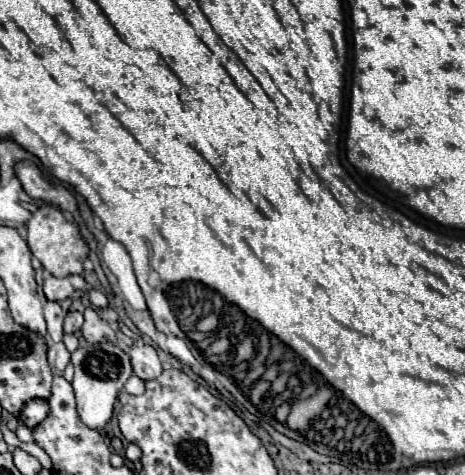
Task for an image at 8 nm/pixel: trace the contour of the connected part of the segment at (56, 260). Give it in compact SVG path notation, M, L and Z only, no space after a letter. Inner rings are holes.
M52 204L40 206L32 218L26 222L26 234L28 234L28 248L30 252L42 262L42 266L56 278L64 278L70 274L82 274L84 262L88 258L88 244L80 234L80 228L70 222L64 212Z

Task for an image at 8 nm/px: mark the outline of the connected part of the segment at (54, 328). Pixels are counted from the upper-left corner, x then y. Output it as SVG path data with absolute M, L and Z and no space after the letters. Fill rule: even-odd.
M46 302L44 304L44 316L46 316L48 334L50 334L52 342L62 342L62 336L64 336L62 324L64 324L66 310L62 310L58 302Z

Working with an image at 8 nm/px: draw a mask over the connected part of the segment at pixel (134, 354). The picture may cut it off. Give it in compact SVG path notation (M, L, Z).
M142 344L142 346L132 346L130 348L130 358L132 358L132 368L134 374L142 380L152 380L158 378L162 374L162 364L160 358L156 354L156 350L150 344Z

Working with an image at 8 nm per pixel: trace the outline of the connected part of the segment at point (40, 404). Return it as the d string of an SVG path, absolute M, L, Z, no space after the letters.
M30 400L22 410L25 425L28 428L34 428L48 416L48 412L50 412L50 406L46 400Z

